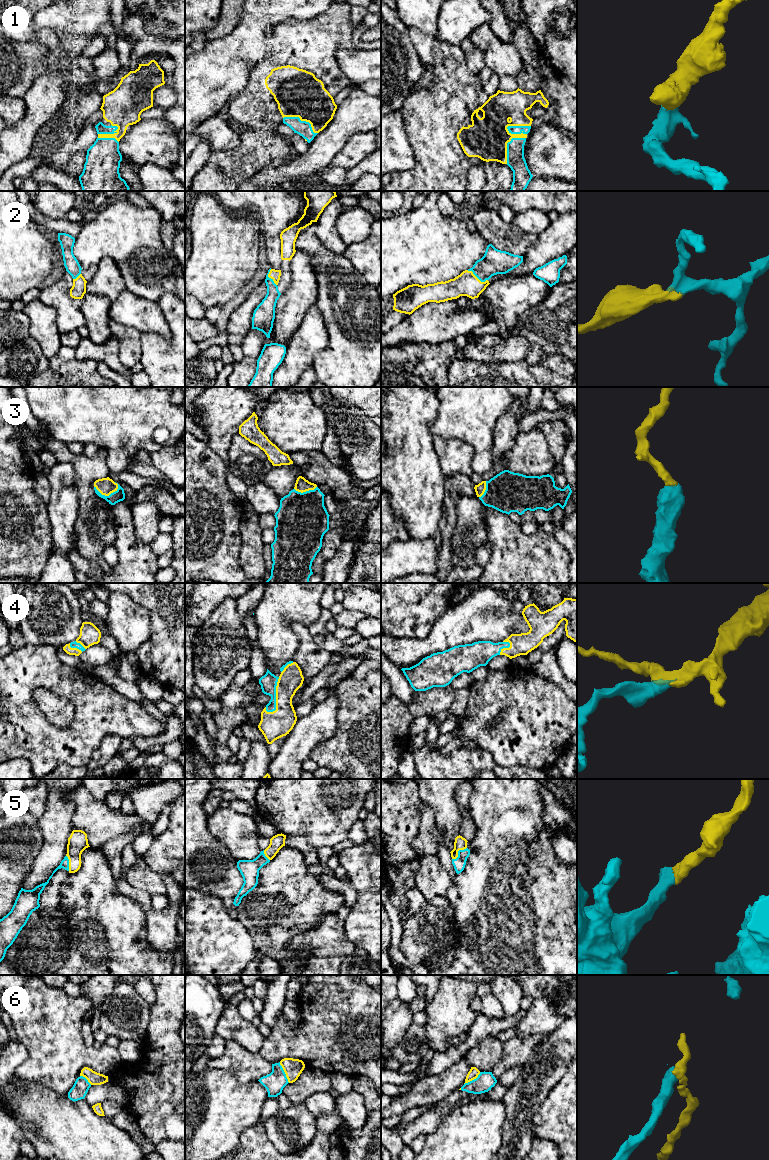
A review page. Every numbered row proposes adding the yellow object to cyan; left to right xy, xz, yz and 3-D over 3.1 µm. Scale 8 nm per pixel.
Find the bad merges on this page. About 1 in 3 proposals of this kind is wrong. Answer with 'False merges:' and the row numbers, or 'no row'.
False merges: 6

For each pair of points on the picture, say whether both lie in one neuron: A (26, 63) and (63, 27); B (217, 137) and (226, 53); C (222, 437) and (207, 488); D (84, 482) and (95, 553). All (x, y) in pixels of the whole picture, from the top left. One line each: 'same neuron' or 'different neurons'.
A: different neurons
B: different neurons
C: different neurons
D: same neuron

